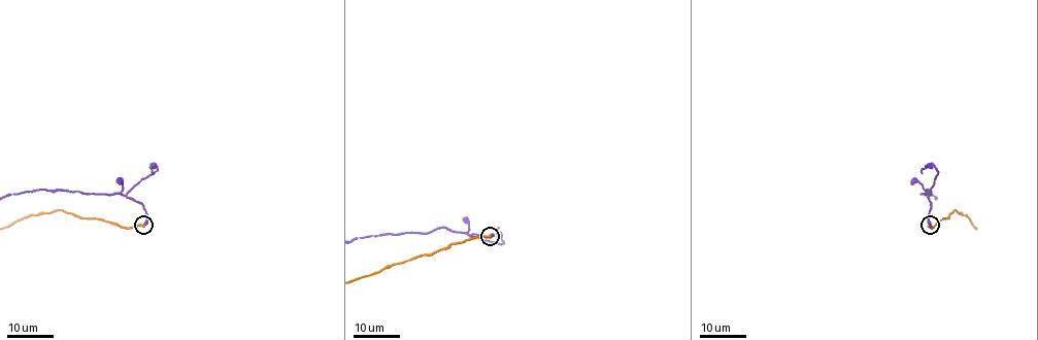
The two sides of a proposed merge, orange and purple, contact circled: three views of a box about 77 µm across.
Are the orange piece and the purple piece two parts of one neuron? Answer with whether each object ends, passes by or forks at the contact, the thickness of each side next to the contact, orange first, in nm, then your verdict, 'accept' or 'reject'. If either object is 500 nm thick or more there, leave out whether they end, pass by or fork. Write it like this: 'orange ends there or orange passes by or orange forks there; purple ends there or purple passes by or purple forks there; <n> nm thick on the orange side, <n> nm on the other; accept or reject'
orange ends there; purple ends there; 280 nm thick on the orange side, 380 nm on the other; reject

